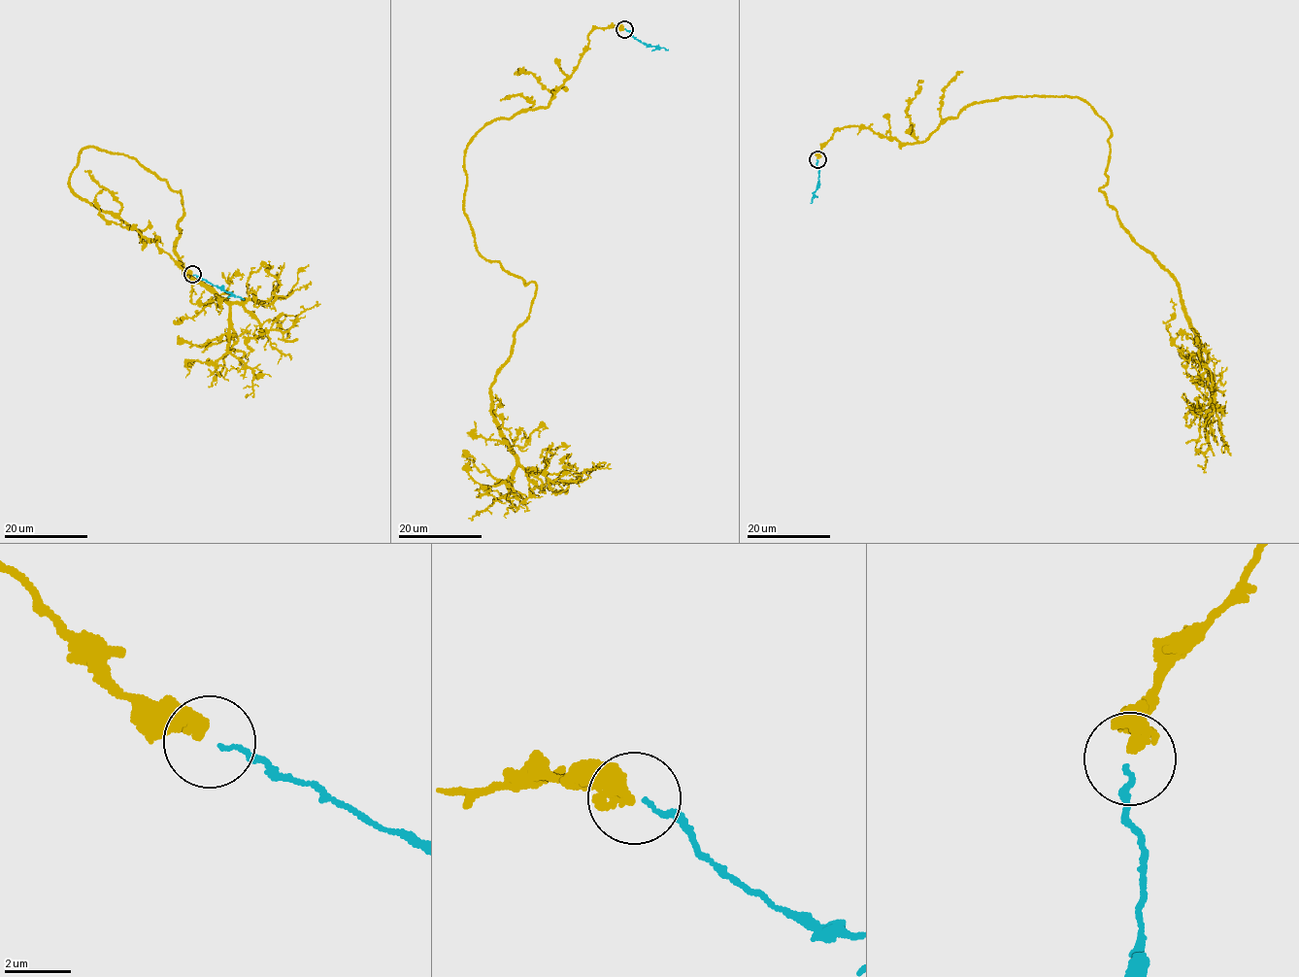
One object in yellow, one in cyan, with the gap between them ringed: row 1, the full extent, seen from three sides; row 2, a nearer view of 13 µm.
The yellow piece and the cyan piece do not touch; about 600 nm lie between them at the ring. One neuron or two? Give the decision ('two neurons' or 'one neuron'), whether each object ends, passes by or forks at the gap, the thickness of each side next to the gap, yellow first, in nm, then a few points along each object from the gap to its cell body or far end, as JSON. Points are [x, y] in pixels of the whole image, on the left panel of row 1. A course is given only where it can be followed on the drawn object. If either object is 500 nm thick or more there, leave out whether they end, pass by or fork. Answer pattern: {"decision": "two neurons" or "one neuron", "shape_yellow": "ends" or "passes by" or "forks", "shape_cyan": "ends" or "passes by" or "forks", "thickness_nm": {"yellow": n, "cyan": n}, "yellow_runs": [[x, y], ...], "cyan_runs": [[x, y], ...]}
{"decision": "two neurons", "shape_yellow": "passes by", "shape_cyan": "ends", "thickness_nm": {"yellow": 280, "cyan": 120}, "yellow_runs": [[191, 274], [76, 194], [83, 148], [181, 192], [186, 277], [261, 328], [316, 301]], "cyan_runs": [[193, 275], [244, 299]]}

